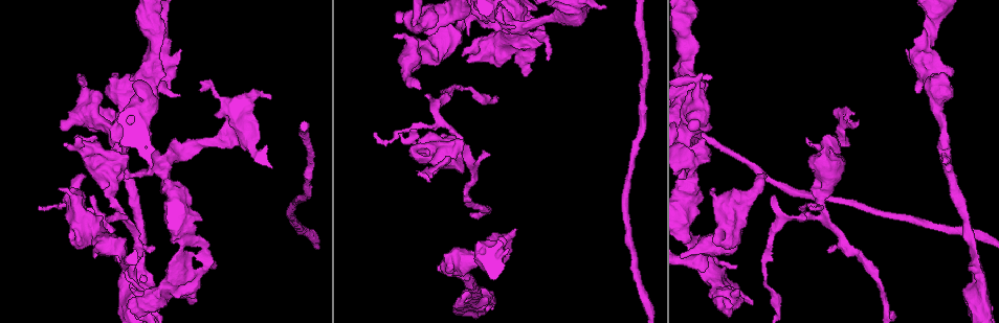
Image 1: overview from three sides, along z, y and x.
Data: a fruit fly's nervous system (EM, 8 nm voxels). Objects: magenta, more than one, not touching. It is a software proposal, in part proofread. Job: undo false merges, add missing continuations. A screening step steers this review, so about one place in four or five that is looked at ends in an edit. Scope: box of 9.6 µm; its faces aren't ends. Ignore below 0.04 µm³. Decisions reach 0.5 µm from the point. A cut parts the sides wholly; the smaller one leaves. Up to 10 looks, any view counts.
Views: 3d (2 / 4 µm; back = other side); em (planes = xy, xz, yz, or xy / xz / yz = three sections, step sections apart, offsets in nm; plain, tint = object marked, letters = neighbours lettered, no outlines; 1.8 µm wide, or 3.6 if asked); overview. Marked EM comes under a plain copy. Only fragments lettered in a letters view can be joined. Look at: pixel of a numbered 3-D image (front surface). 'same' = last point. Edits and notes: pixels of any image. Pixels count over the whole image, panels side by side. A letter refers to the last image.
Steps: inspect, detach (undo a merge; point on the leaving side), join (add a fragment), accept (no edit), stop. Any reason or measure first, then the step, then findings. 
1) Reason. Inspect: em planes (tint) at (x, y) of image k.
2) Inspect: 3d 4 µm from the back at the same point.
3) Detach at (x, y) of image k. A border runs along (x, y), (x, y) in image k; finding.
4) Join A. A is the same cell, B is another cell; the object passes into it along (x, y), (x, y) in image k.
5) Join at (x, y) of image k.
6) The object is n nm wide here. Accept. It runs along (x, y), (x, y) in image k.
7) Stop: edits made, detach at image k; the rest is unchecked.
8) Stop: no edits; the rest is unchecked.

Abrupt turn. Inspect: 3d 2 µm at (242, 130) of image 1.

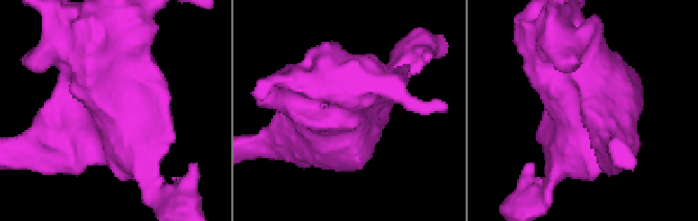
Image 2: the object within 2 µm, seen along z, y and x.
Inspect: em planes (letters) at (117, 117) of image 2.

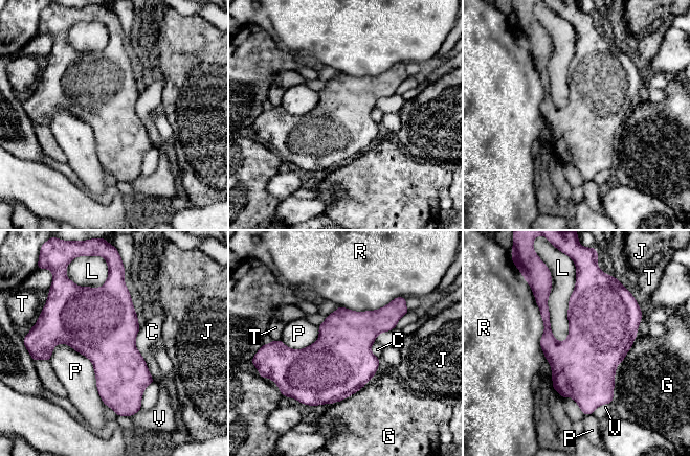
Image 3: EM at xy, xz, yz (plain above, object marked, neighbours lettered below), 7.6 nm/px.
The object is 500 nm wide here. Accept. C, G, J, L, P, R, T and V are other cells; a border runs along (576, 275), (569, 336), (559, 342) in image 3; all the same neuron.

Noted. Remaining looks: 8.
An open end. Inspect: 3d 4 µm from the back at (88, 139) of image 1.

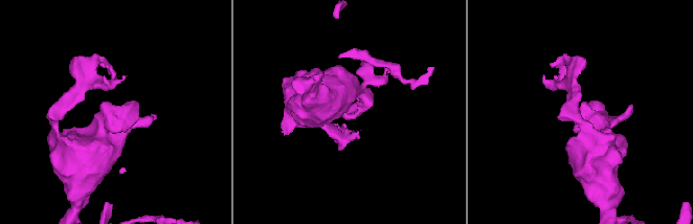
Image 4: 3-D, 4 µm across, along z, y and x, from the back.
Need the tissue. Inspect: em planes (letters) at (352, 104) of image 4.

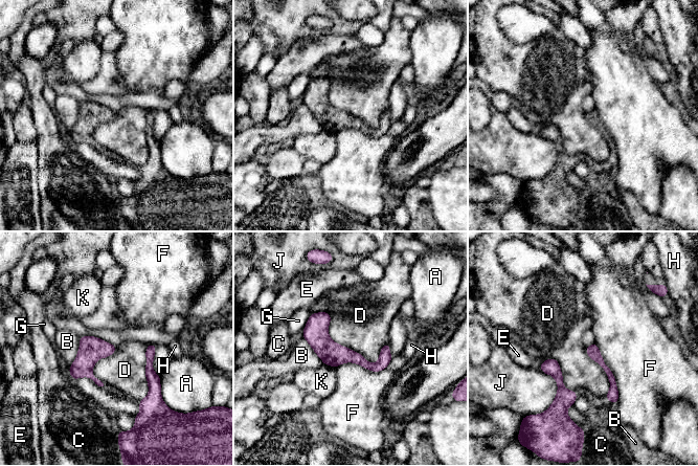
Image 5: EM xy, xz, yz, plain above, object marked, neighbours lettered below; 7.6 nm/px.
Accept. A, B, C, D, E, F, G, H, J and K are other cells; a border runs along (325, 312), (334, 341), (379, 359) in image 5; no lettered fragment goes on from it.

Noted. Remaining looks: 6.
Calibre changes. Inspect: 3d 4 µm from the back at (938, 95) of image 1.

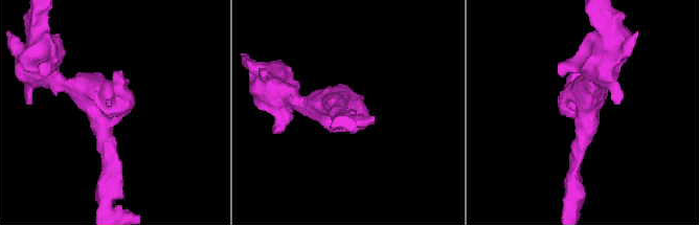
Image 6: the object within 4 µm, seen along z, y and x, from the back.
Shape alone is not enough. Inspect: em planes (letters) at (584, 109) of image 6.

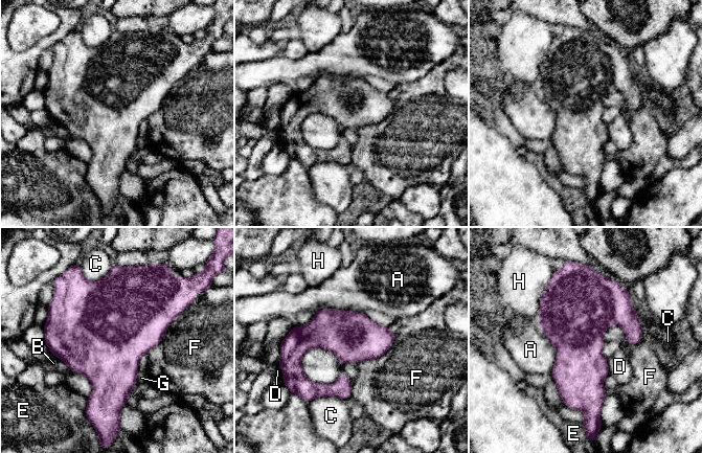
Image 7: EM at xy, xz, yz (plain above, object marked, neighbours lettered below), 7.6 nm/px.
Accept. A, B, C, D, E, F, G and H are other cells; a border runs along (603, 333), (640, 341) in image 7; continuous, no second neuron.

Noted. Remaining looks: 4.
Free end. Inspect: em planes (letters) at (439, 267) of image 1.

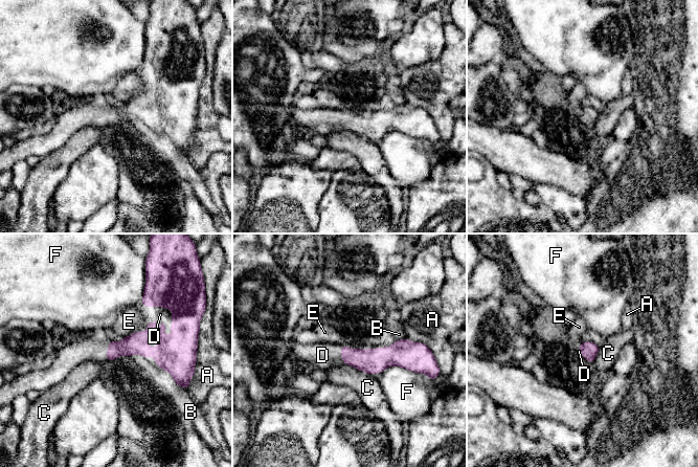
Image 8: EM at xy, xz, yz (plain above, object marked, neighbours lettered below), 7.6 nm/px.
Join D. D is the same cell, A, B, C, E and F are other cells; the object passes into it along (174, 279), (169, 307), (160, 314) in image 8; it goes on there.

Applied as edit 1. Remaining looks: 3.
Stop: edits made, join at image 8; the rest is unchecked.

